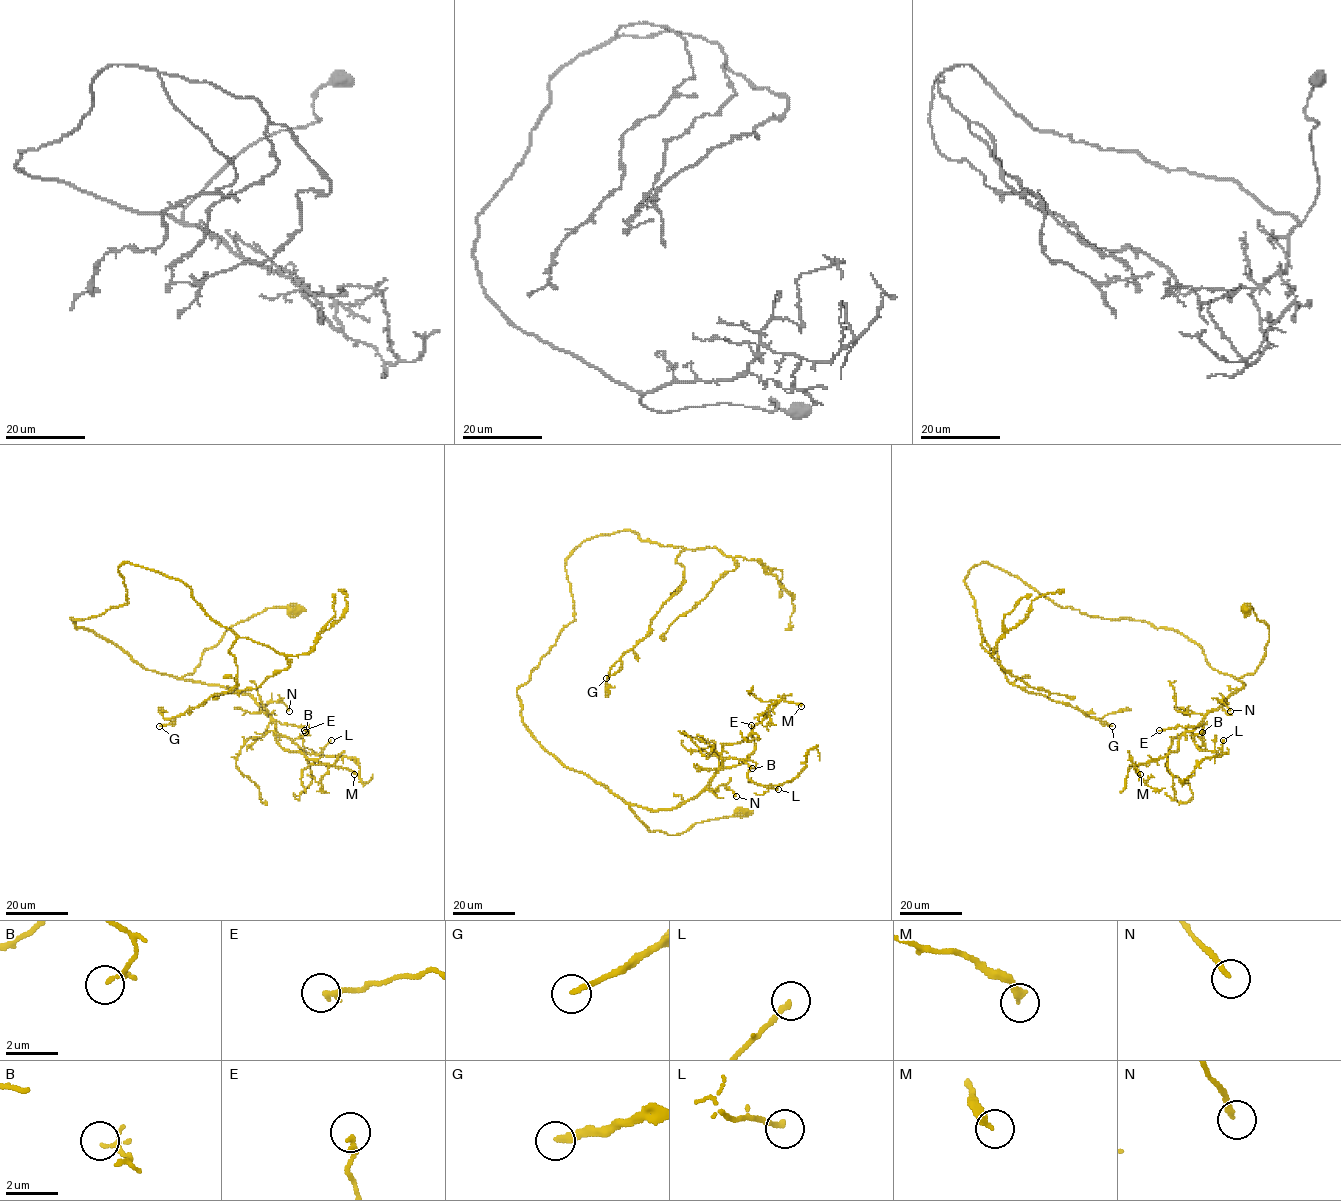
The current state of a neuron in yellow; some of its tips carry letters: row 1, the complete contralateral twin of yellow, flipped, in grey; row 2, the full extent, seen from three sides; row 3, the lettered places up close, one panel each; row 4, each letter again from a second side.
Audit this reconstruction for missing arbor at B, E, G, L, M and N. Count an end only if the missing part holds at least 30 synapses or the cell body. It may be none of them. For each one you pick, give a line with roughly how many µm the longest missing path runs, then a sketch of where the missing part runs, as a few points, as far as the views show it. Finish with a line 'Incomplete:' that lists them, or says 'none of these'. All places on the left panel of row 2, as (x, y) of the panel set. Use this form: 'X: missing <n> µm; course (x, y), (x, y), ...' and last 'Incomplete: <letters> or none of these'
G: missing 60 µm; course (159, 726), (150, 726), (141, 732), (119, 731), (124, 742), (113, 771), (117, 784), (114, 792)
Incomplete: G

